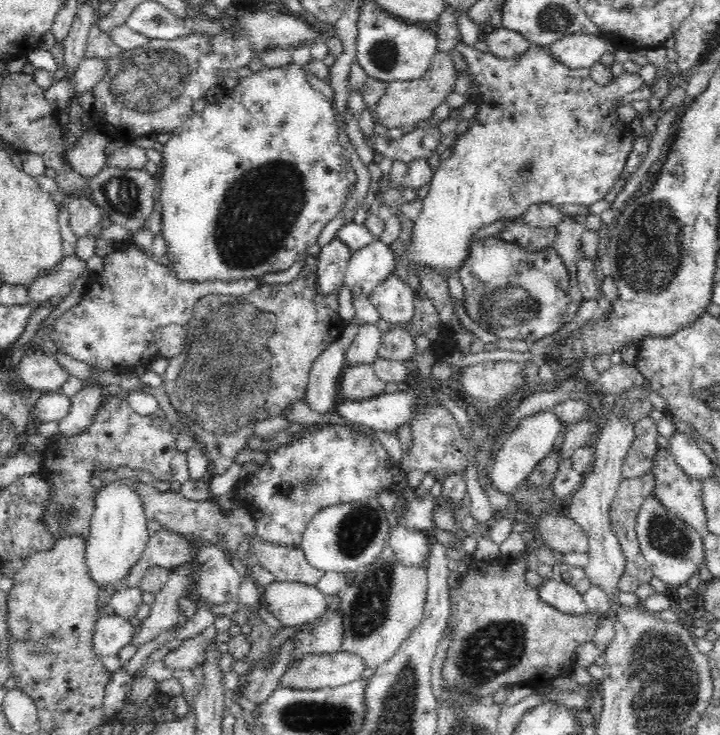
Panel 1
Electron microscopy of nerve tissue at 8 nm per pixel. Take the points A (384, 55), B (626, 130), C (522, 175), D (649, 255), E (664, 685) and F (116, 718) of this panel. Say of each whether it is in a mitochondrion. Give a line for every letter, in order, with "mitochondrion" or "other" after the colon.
A: mitochondrion
B: other
C: mitochondrion
D: mitochondrion
E: mitochondrion
F: other

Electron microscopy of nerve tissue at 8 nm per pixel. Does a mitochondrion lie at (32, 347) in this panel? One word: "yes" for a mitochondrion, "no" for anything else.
no

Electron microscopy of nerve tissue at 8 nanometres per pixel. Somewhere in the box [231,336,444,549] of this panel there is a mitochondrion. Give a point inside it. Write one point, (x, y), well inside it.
(305, 481)

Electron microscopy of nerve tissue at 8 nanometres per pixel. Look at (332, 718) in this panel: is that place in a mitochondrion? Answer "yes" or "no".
yes

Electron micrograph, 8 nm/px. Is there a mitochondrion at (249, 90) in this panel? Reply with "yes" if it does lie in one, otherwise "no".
no

